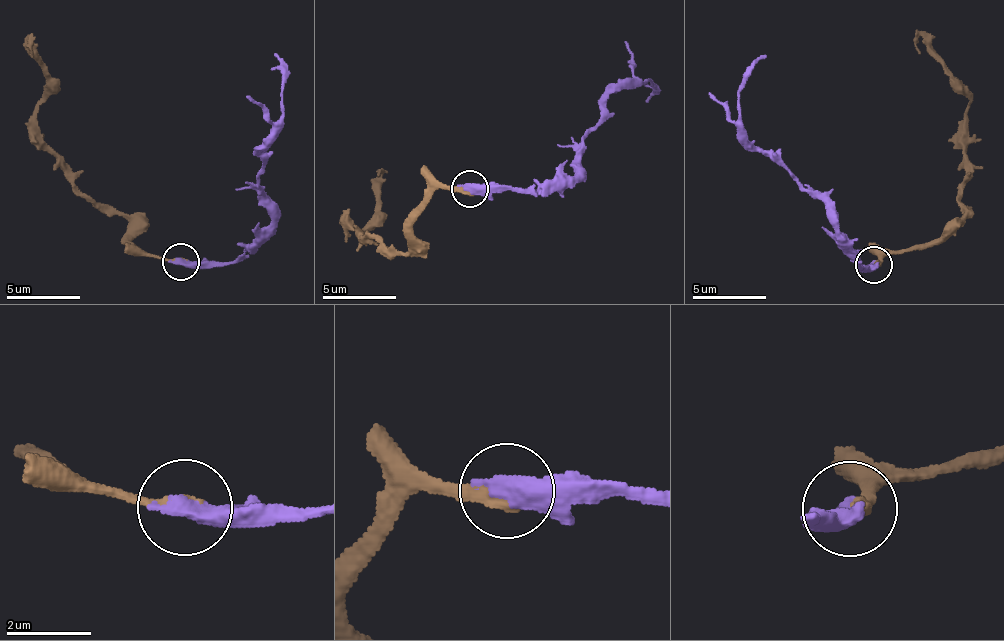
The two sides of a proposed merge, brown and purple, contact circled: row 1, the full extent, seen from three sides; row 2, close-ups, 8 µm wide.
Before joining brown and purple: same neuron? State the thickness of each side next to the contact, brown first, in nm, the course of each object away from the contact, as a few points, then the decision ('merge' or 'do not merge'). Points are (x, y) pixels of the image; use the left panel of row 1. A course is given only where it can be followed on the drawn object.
400/500 nm | brown via (180, 261), (130, 243), (125, 218), (86, 196), (41, 140), (47, 81), (31, 39), (31, 58) | purple via (180, 261), (230, 265), (269, 222), (256, 156), (283, 113), (284, 72), (275, 52) | merge

